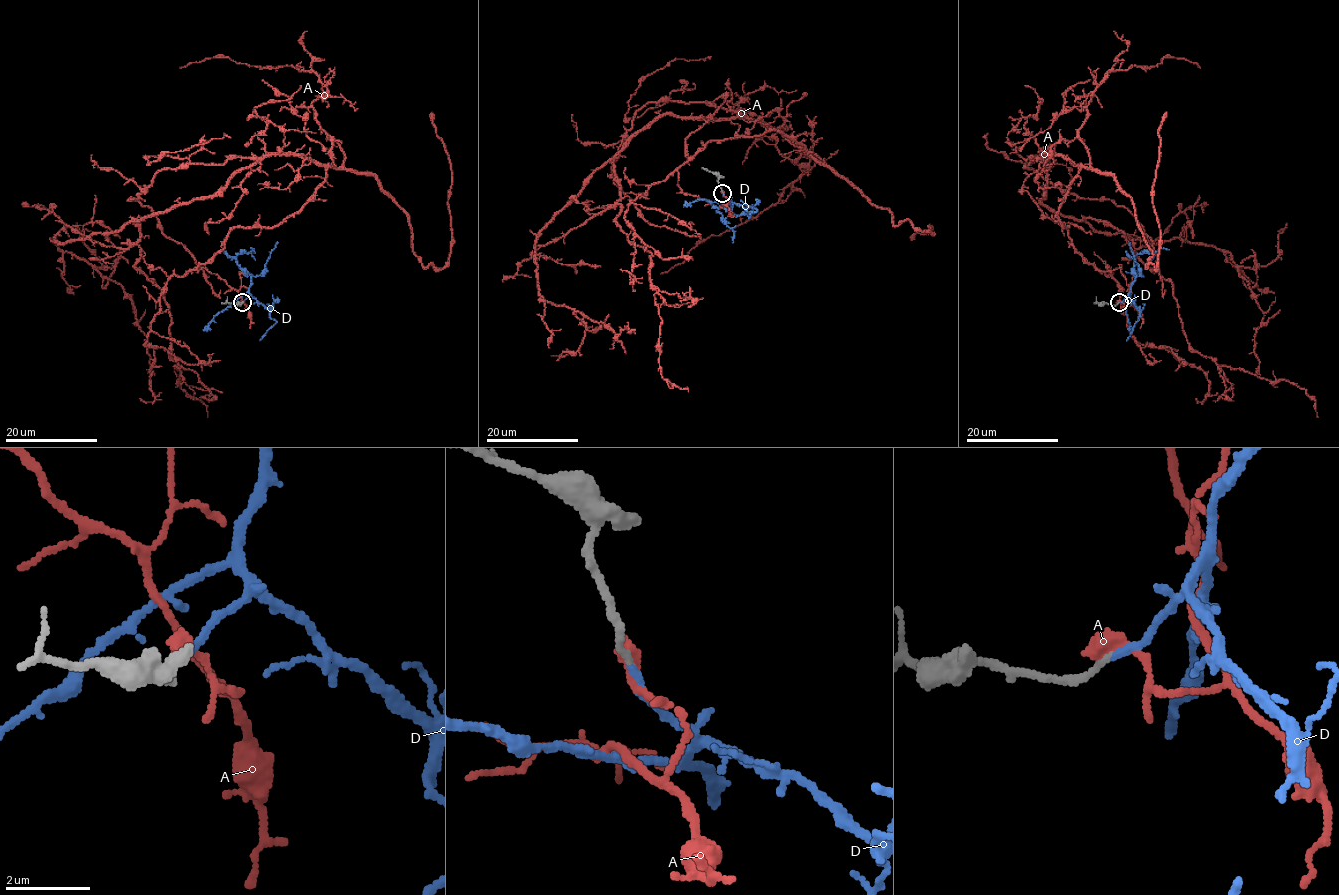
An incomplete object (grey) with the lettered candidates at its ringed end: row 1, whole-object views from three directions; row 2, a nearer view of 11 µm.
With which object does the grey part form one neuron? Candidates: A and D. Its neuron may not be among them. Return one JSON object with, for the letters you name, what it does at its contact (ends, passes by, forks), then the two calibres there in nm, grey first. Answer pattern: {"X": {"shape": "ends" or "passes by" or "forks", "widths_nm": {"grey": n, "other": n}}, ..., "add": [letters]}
{"D": {"shape": "ends", "widths_nm": {"grey": 160, "other": 160}}, "add": ["D"]}

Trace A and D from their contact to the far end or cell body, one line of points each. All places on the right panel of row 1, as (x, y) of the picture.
A: (1118, 302), (1120, 269), (1057, 217), (1079, 167), (1046, 154), (1041, 202), (1123, 232), (1195, 351), (1318, 417)
D: (1119, 302), (1127, 295), (1135, 277), (1136, 255), (1169, 249)

